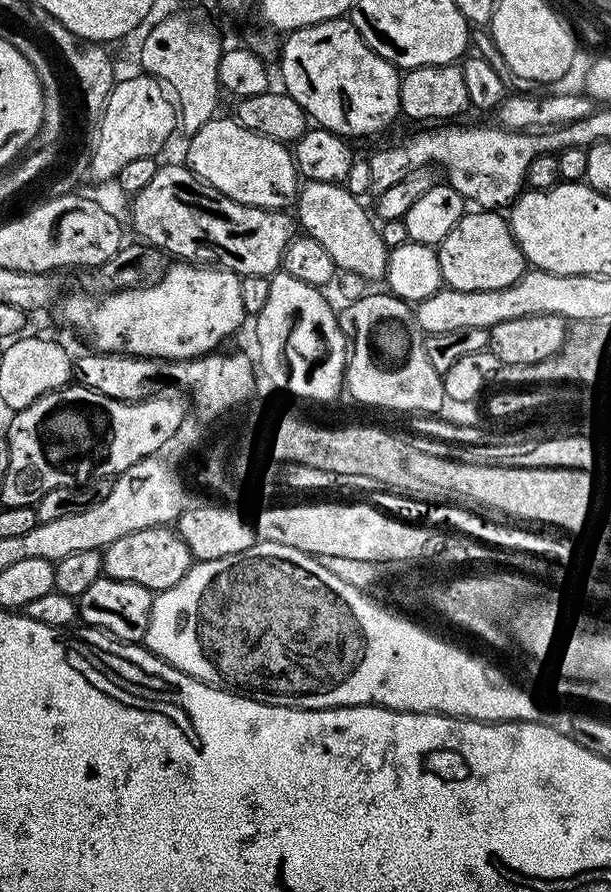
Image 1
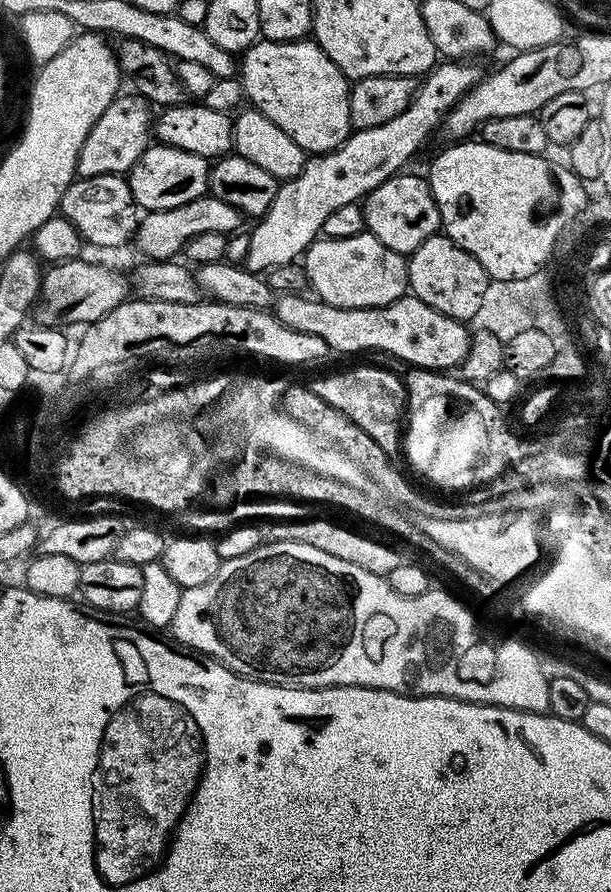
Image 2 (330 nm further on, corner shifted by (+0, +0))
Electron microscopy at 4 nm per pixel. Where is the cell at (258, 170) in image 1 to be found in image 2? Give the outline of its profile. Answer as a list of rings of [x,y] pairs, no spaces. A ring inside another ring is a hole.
[[[156,142],[144,151],[138,162],[134,162],[134,166],[126,173],[126,179],[137,209],[161,212],[174,210],[174,206],[186,206],[186,202],[194,202],[194,198],[205,195],[209,191],[209,171],[209,161],[203,160],[198,154]]]

